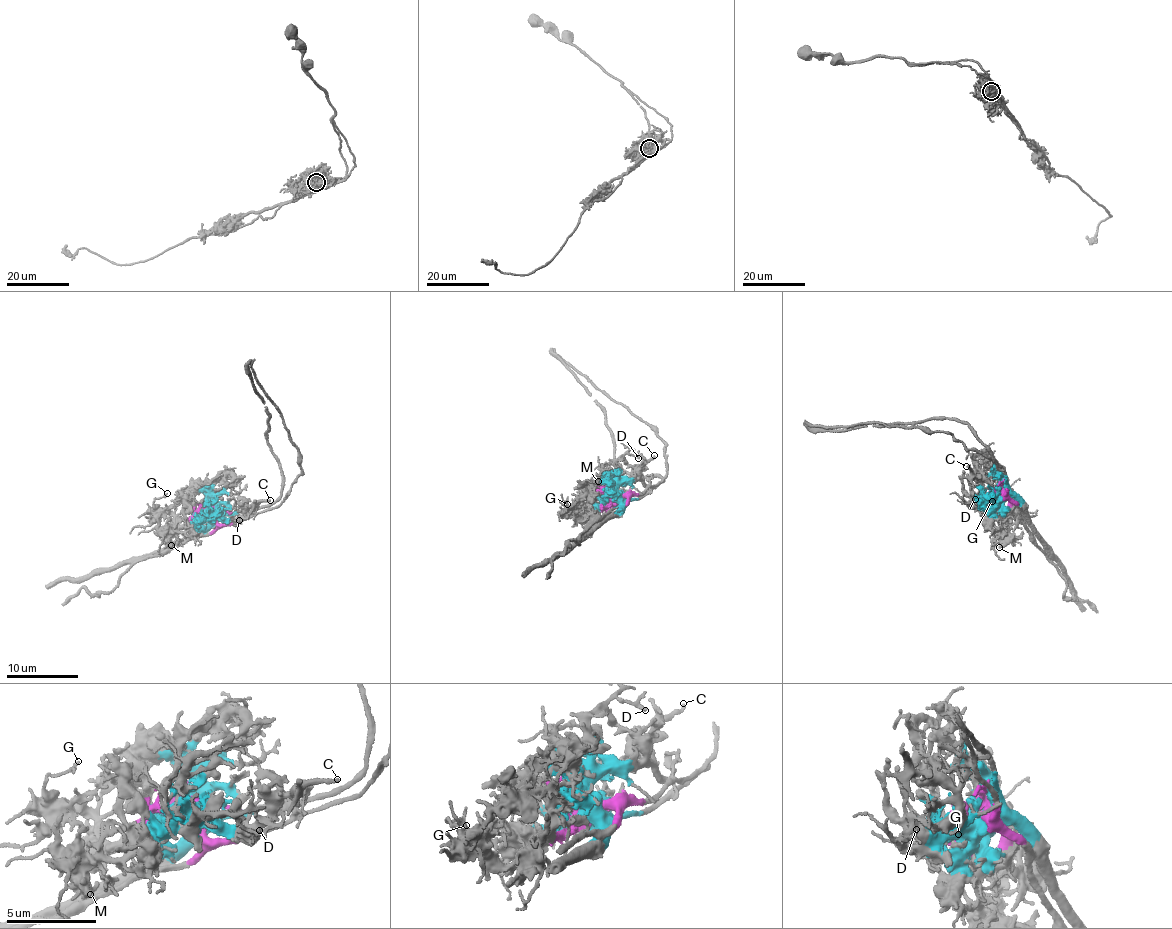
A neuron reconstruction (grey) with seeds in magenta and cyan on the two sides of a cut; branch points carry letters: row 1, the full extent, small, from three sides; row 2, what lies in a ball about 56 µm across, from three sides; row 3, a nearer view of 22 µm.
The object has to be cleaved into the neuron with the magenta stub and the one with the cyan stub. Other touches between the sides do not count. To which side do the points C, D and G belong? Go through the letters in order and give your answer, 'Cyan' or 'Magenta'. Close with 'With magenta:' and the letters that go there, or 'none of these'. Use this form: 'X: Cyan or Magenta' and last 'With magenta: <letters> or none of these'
C: Cyan
D: Cyan
G: Magenta
With magenta: G

